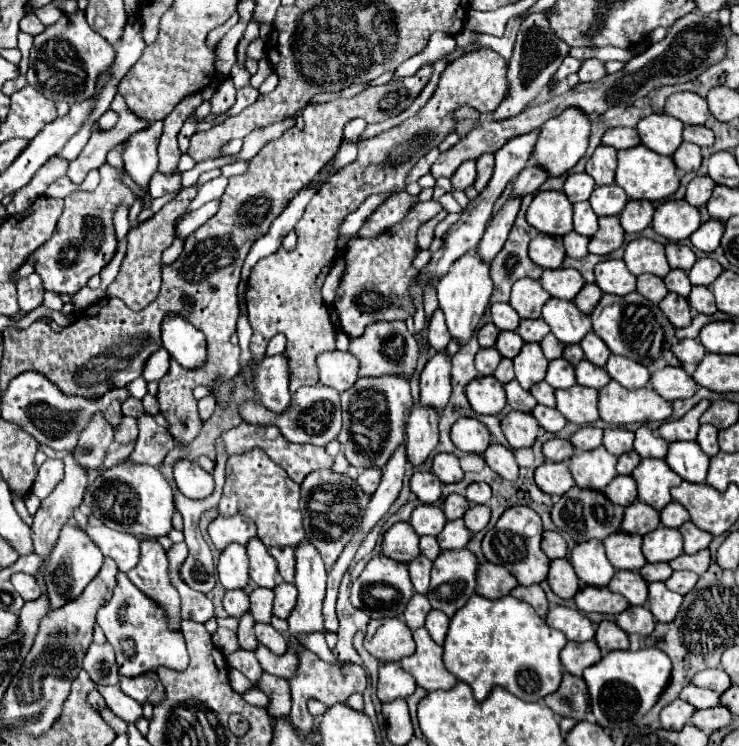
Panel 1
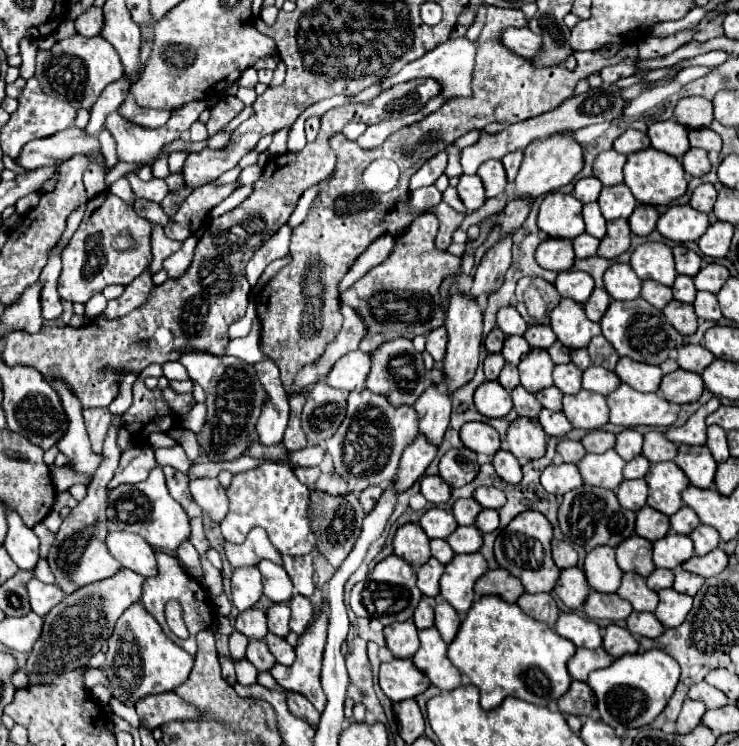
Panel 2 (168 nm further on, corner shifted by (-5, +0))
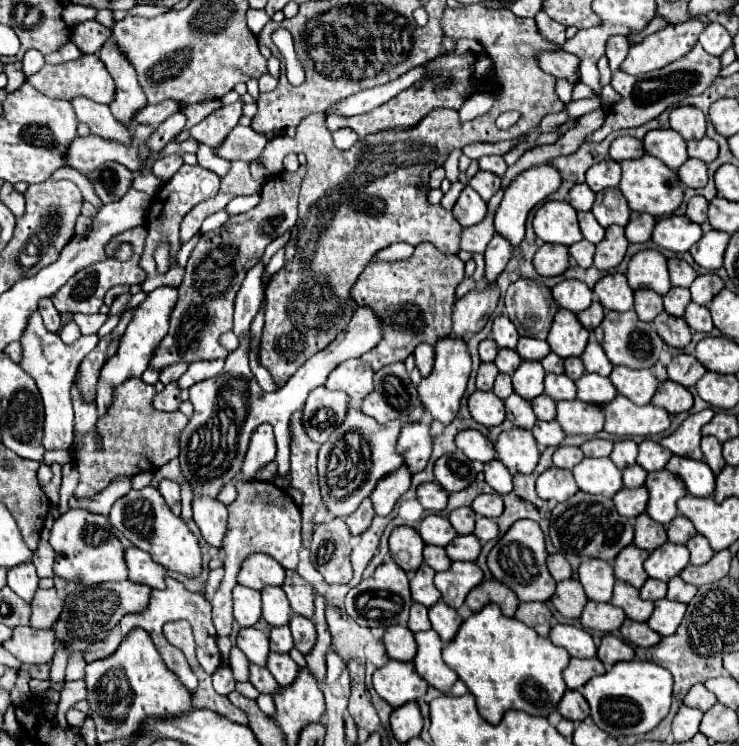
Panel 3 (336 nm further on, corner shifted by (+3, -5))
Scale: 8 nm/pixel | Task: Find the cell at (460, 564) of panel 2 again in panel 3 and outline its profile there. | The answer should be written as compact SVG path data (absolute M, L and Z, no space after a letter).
M469 561L453 563L447 571L435 575L435 585L441 591L441 599L453 609L459 609L467 593L481 581L483 581L483 571Z

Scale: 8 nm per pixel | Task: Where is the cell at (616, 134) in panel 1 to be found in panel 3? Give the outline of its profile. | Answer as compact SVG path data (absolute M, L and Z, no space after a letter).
M617 137L613 143L611 143L611 149L609 149L609 157L613 161L625 161L625 159L639 159L645 155L645 149L641 145L639 139L635 137Z

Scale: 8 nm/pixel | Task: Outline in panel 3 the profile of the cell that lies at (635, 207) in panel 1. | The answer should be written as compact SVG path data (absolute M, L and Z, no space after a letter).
M631 213L631 219L625 227L625 237L629 243L645 243L651 239L655 227L655 217L649 213Z

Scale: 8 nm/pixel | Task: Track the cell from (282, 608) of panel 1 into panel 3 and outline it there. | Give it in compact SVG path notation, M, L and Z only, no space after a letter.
M293 617L291 623L291 633L293 633L293 639L295 639L295 649L299 649L303 655L311 653L315 641L317 641L317 633L315 633L315 625L305 619L305 617Z

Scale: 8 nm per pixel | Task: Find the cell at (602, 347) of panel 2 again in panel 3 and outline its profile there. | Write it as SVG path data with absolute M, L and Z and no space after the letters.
M593 339L587 343L581 359L585 363L585 369L591 373L599 373L603 377L609 377L609 373L613 371L611 361L607 361L607 355L603 353L603 347Z

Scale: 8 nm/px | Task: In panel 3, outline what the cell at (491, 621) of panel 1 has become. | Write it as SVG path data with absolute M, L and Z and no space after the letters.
M485 605L463 621L455 639L443 649L443 661L475 695L481 717L493 725L511 709L543 717L553 713L567 691L561 673L569 659L567 649L539 637L525 623L505 617L497 605Z

